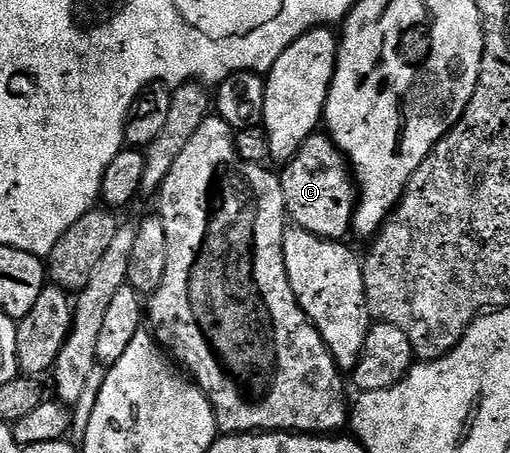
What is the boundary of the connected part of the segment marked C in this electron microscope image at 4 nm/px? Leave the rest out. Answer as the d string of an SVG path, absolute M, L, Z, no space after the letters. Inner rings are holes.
M316 134L301 146L298 154L292 160L282 165L283 172L279 176L281 190L285 194L285 206L290 223L296 228L305 230L322 240L346 241L355 223L355 205L357 203L357 185L353 179L351 166L343 151L336 146L335 141L327 134Z

